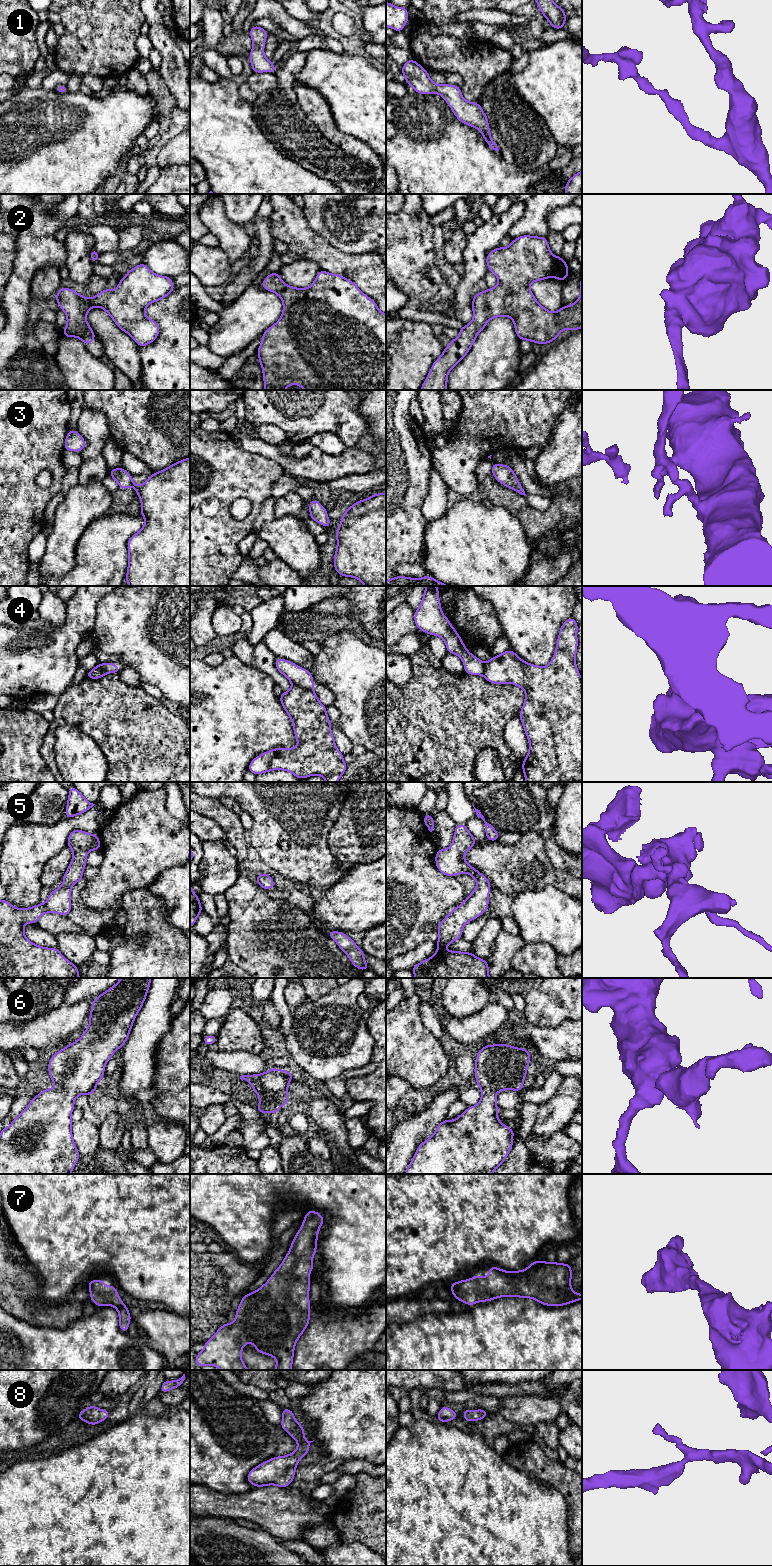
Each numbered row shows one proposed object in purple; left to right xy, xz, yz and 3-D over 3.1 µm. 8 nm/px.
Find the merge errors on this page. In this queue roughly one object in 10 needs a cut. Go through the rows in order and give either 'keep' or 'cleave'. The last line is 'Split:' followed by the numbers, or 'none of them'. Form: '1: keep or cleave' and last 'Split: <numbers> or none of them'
1: keep
2: keep
3: keep
4: cleave
5: keep
6: keep
7: keep
8: keep
Split: 4

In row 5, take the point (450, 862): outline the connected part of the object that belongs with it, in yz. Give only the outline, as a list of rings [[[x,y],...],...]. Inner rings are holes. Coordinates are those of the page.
[[[456,824],[451,846],[436,852],[436,867],[442,874],[450,877],[467,873],[476,880],[477,886],[461,905],[438,923],[437,951],[431,958],[412,967],[415,978],[490,978],[487,960],[471,952],[443,949],[453,941],[462,939],[464,925],[488,909],[492,884],[464,859],[465,853],[474,846],[476,840],[466,825]]]

